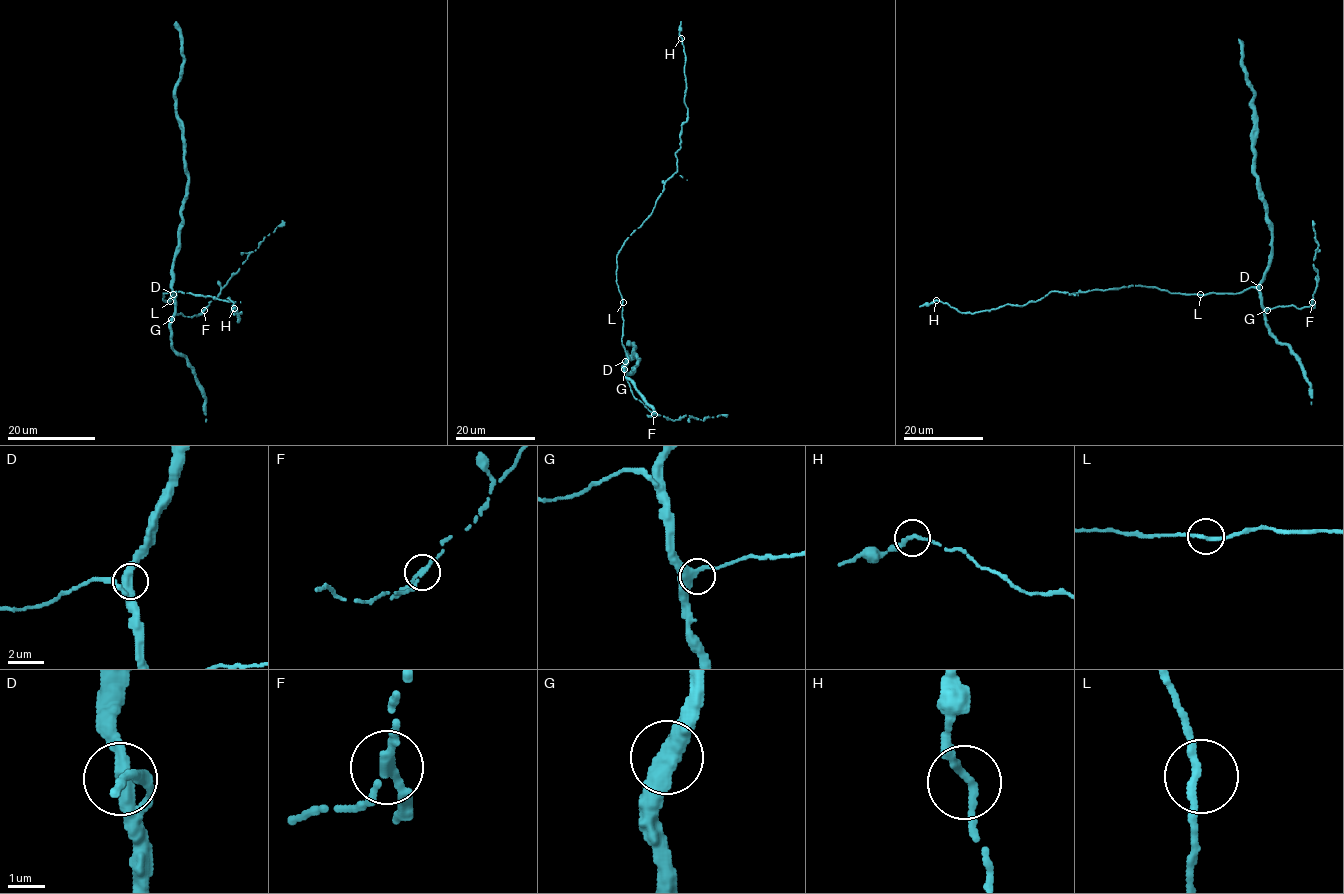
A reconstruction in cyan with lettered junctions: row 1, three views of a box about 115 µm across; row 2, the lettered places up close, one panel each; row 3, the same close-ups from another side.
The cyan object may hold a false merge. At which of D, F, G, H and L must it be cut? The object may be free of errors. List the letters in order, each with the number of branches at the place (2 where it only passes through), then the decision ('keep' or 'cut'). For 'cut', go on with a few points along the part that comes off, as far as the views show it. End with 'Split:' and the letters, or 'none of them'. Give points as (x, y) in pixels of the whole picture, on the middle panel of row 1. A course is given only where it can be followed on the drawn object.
D: branches 3; keep
F: branches 3; cut; course (654, 414), (674, 420), (684, 415), (703, 420), (727, 415)
G: branches 3; keep
H: branches 2; keep
L: branches 2; keep
Split: F

